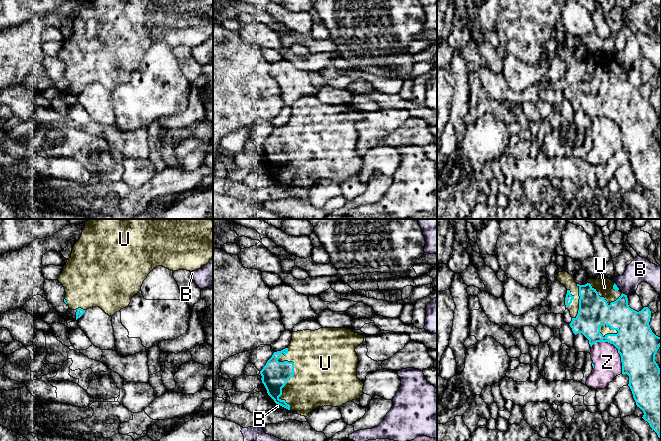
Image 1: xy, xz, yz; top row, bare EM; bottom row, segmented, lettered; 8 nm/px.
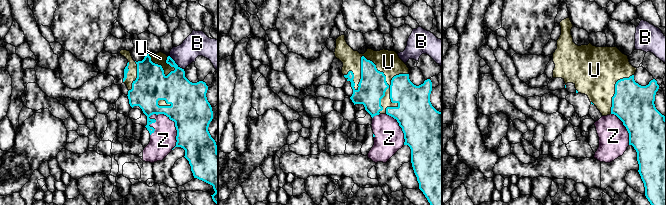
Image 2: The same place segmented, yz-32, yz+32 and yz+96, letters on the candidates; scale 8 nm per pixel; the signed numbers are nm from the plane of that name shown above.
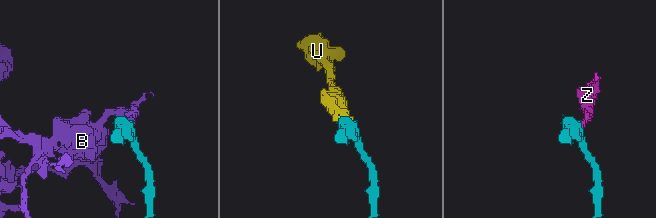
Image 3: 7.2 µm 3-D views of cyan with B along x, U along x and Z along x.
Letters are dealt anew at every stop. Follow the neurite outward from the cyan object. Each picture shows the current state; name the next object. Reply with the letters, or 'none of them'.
U

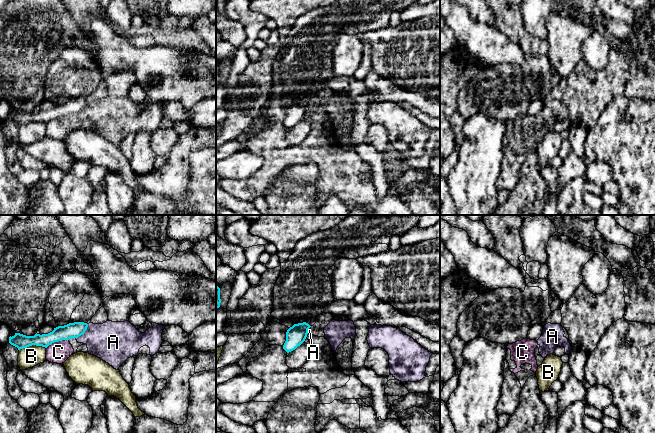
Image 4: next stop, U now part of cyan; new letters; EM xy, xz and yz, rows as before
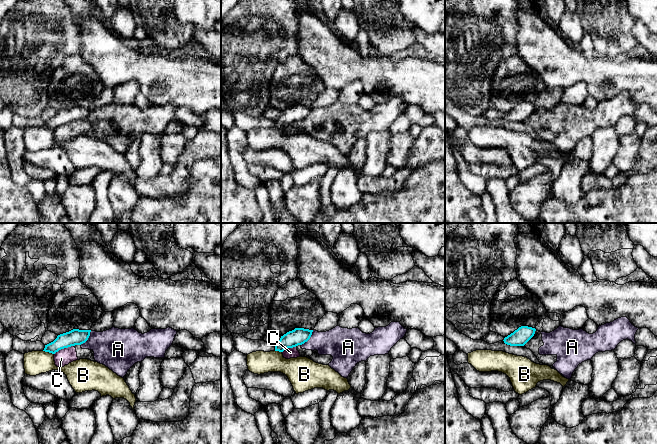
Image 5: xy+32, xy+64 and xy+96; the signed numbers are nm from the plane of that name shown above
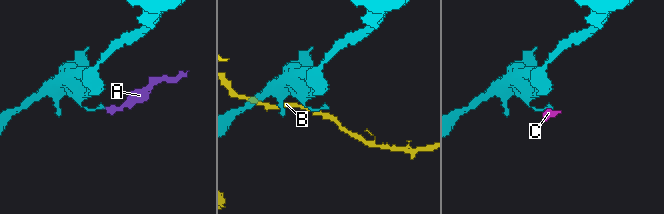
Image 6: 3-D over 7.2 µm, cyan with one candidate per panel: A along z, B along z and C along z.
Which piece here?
none of them

